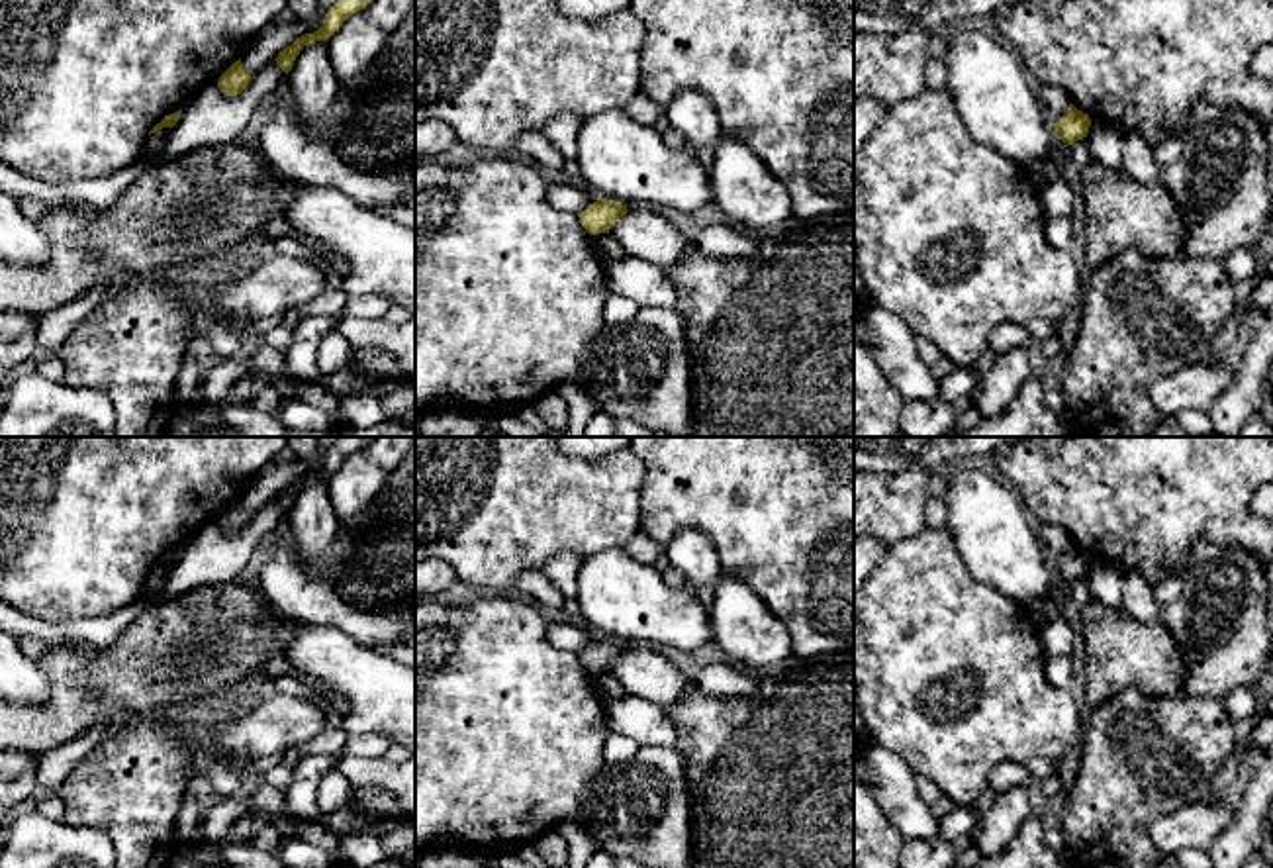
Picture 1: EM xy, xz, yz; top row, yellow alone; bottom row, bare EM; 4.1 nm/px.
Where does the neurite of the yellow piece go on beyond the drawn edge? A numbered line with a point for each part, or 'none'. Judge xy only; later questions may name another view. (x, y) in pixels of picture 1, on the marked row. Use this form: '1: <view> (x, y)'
none

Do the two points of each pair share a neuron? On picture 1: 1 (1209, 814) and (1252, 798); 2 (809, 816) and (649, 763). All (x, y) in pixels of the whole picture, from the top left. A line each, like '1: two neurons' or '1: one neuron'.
1: two neurons
2: two neurons

